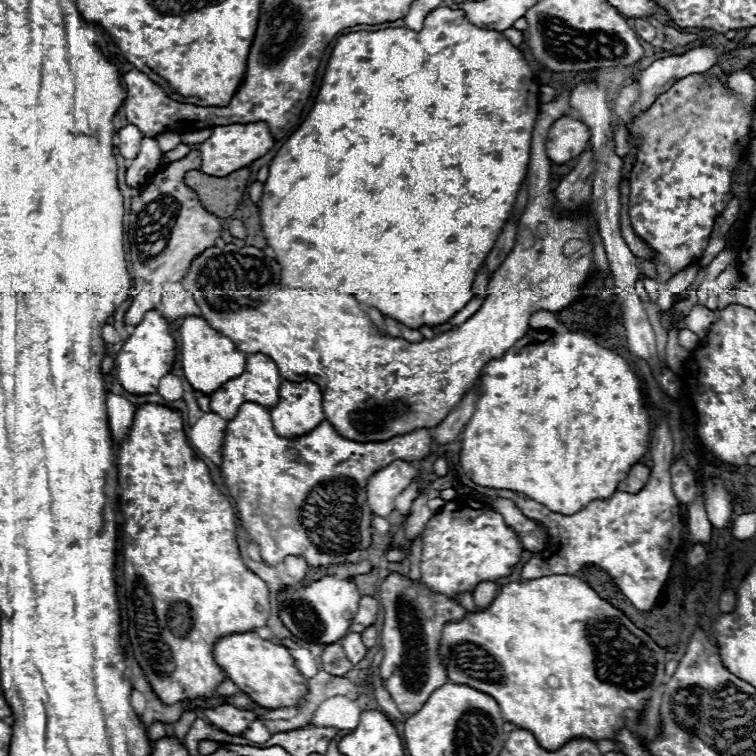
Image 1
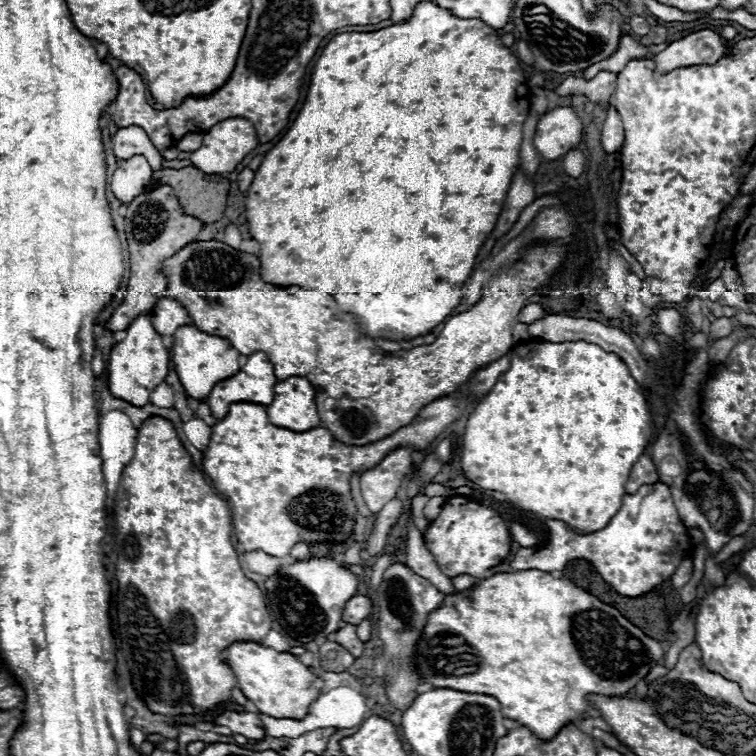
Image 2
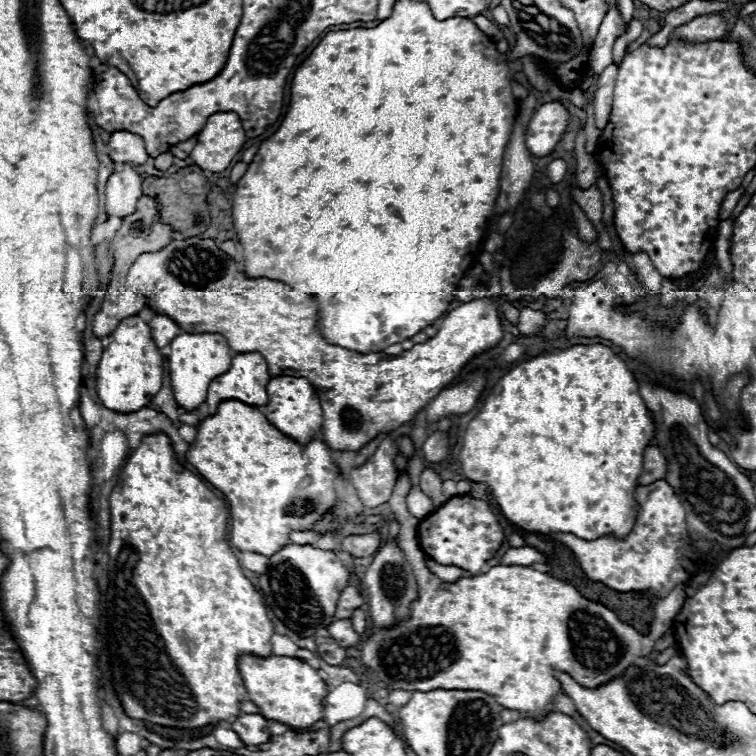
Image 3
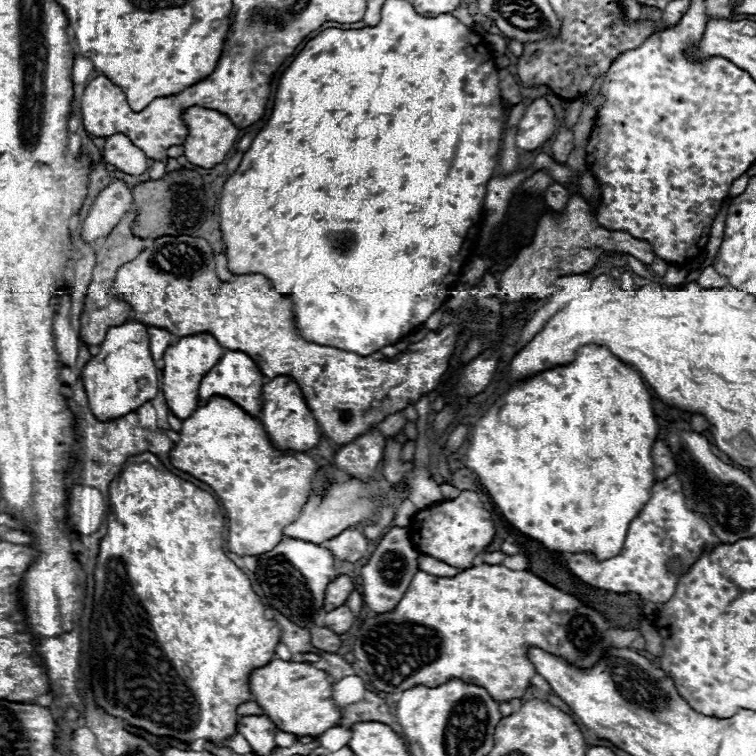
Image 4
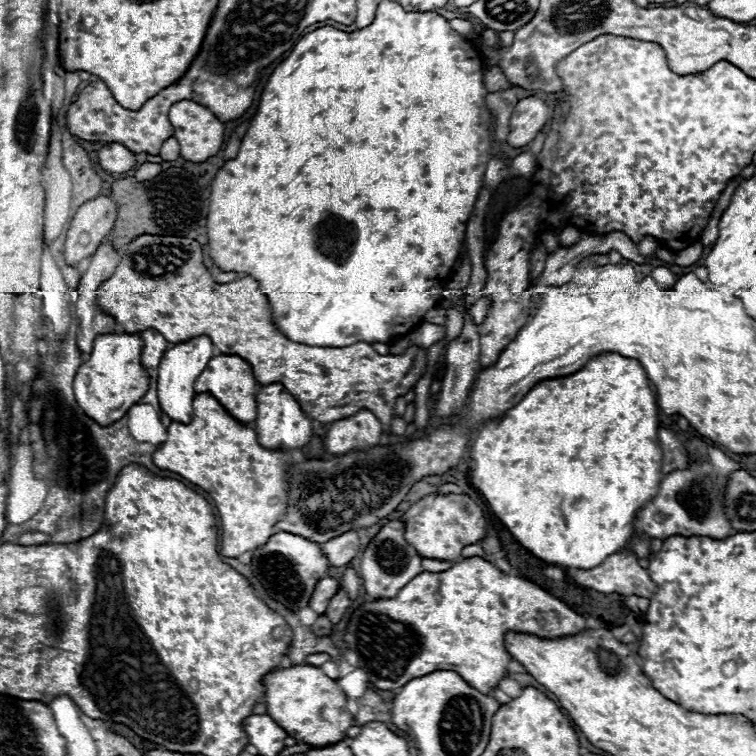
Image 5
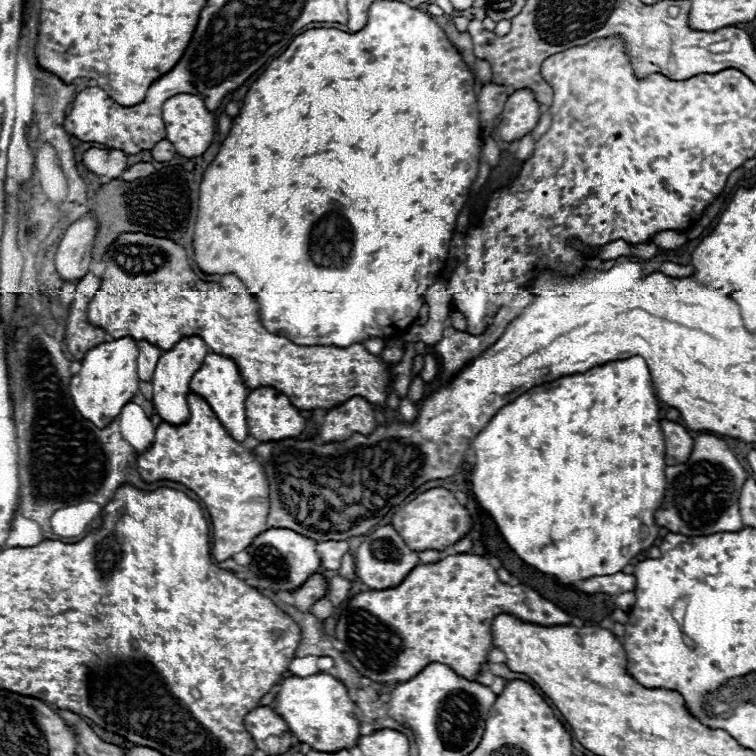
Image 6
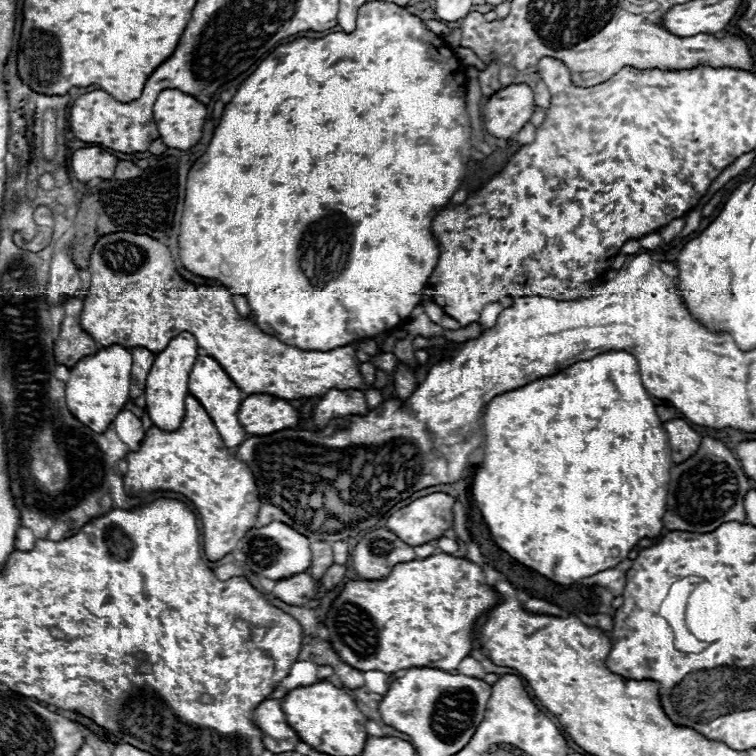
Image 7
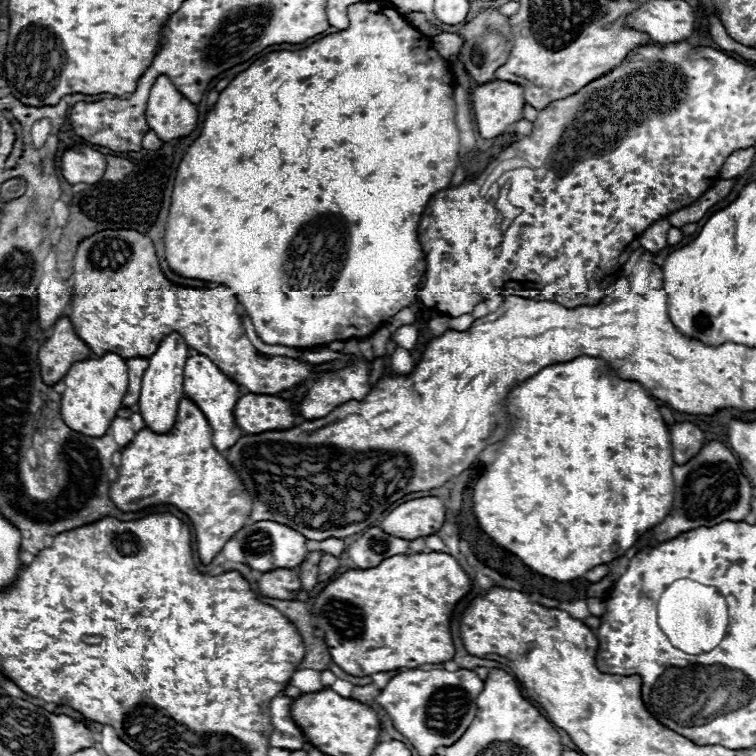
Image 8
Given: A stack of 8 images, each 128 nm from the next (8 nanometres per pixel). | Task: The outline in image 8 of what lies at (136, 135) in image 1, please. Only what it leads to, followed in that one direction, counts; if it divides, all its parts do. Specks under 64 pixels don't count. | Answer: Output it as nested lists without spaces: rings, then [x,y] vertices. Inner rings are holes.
[[[76,146],[62,154],[60,172],[70,184],[94,184],[104,176],[106,156],[88,146]]]

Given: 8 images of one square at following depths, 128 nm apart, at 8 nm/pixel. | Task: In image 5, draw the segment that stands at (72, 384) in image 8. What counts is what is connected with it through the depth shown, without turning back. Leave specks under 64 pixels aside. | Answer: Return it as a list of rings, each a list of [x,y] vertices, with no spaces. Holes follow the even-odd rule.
[[[102,334],[94,340],[94,350],[90,358],[80,366],[74,378],[74,396],[80,408],[98,424],[112,424],[128,412],[128,408],[148,392],[150,378],[142,366],[142,346],[140,334]]]

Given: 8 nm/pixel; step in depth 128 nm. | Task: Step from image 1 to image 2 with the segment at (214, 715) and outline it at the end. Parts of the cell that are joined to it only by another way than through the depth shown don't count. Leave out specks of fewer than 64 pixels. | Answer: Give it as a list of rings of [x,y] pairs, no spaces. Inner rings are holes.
[[[222,712],[214,718],[214,724],[220,724],[220,726],[228,726],[234,734],[240,734],[244,738],[250,738],[250,740],[262,740],[266,736],[264,732],[264,724],[262,720],[258,718],[258,714],[254,712]]]

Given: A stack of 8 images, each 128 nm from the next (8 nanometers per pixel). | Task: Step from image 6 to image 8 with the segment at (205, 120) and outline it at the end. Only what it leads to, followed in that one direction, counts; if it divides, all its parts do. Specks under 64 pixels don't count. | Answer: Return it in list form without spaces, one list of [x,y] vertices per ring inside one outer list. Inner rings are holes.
[[[160,76],[148,98],[146,120],[160,140],[170,142],[196,130],[198,108],[186,100],[166,76]]]

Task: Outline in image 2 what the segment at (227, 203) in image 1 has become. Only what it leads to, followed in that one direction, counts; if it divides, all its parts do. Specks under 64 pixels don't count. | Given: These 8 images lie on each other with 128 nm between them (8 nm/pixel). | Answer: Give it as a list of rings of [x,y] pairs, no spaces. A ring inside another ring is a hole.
[[[188,166],[188,168],[182,168],[182,170],[160,170],[160,172],[154,172],[152,186],[162,186],[162,184],[172,186],[176,196],[180,198],[180,204],[184,206],[184,212],[190,214],[190,216],[200,218],[204,224],[212,224],[212,222],[220,220],[224,210],[226,210],[230,180],[224,178],[224,176],[204,174],[202,170],[198,170],[194,166]]]

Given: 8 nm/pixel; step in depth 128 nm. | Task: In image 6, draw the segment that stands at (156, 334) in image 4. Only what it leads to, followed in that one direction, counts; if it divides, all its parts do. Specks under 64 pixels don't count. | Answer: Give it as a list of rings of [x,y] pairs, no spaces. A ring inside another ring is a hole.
[[[138,340],[136,346],[138,346],[138,378],[150,382],[154,368],[158,364],[158,358],[162,356],[164,350],[146,340]]]

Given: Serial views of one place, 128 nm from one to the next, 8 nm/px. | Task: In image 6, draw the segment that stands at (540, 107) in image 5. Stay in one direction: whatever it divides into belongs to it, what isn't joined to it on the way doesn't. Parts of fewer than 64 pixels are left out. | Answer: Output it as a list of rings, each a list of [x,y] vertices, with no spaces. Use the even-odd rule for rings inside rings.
[[[522,88],[508,98],[496,130],[504,142],[514,142],[530,134],[538,124],[538,118],[540,104],[536,102],[534,94],[528,88]]]

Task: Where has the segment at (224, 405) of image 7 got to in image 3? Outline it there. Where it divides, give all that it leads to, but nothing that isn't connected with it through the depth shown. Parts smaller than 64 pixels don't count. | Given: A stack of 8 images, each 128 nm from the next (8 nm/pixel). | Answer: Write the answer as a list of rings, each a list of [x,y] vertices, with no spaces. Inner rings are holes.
[[[246,352],[232,358],[232,366],[226,374],[214,378],[208,386],[206,406],[208,414],[216,414],[218,404],[224,400],[240,400],[250,406],[268,404],[266,386],[270,382],[268,364],[262,354]]]

